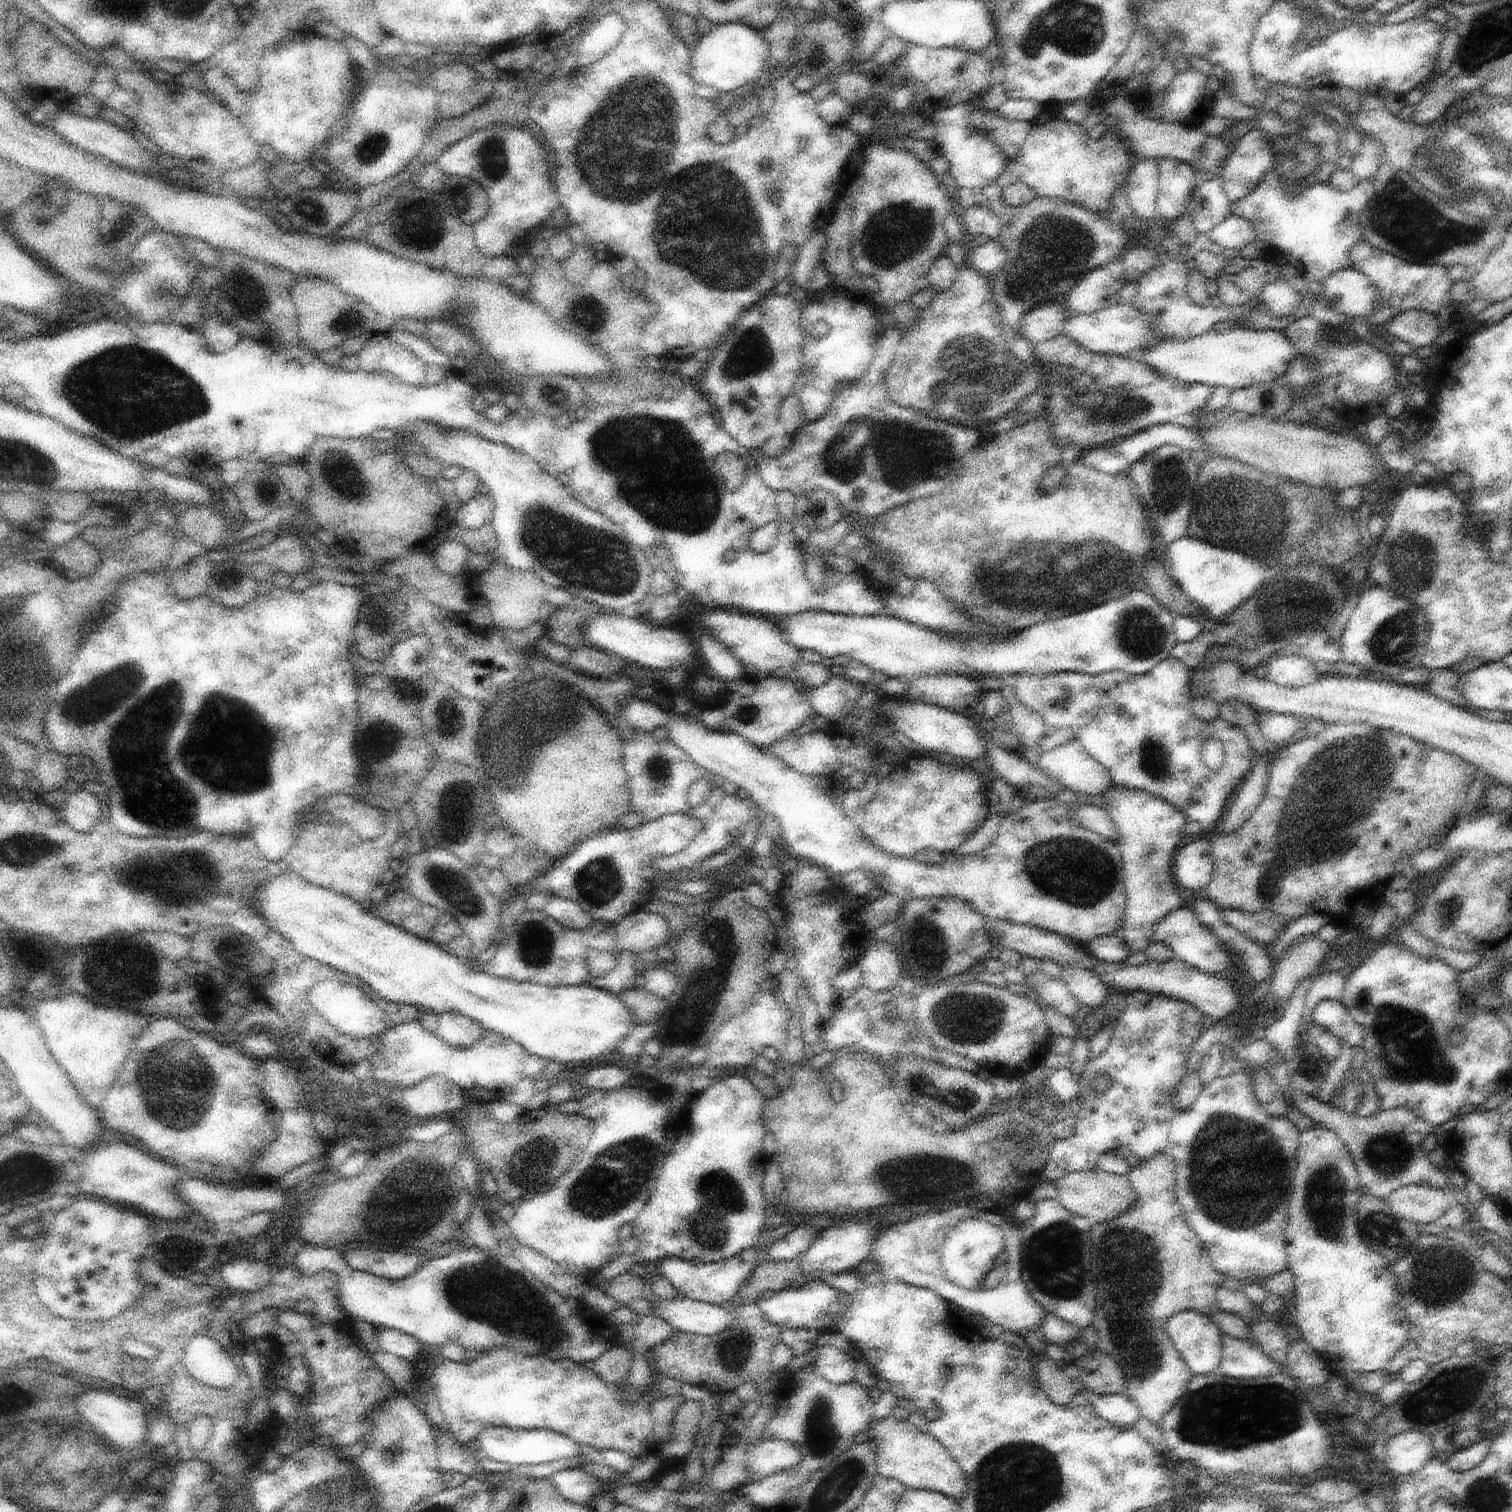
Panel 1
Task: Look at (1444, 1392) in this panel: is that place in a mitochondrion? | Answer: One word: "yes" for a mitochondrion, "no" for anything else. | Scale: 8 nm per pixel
yes

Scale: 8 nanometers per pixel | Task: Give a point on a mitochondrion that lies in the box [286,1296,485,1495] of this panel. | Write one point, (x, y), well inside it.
(389, 1456)

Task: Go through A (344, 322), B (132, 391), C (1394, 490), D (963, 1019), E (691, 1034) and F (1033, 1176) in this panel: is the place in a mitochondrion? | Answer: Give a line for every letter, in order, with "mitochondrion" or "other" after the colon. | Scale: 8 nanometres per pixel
A: mitochondrion
B: mitochondrion
C: other
D: mitochondrion
E: other
F: other

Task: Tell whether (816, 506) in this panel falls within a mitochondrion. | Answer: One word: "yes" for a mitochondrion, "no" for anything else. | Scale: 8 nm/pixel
no

